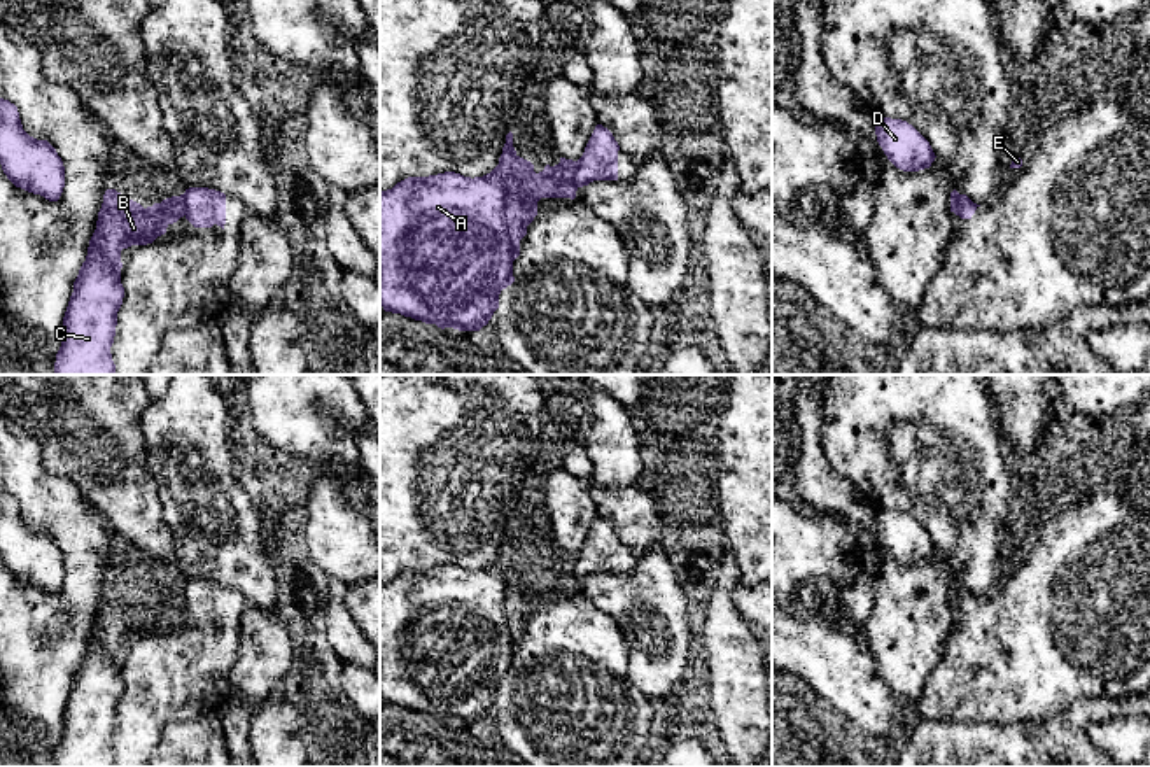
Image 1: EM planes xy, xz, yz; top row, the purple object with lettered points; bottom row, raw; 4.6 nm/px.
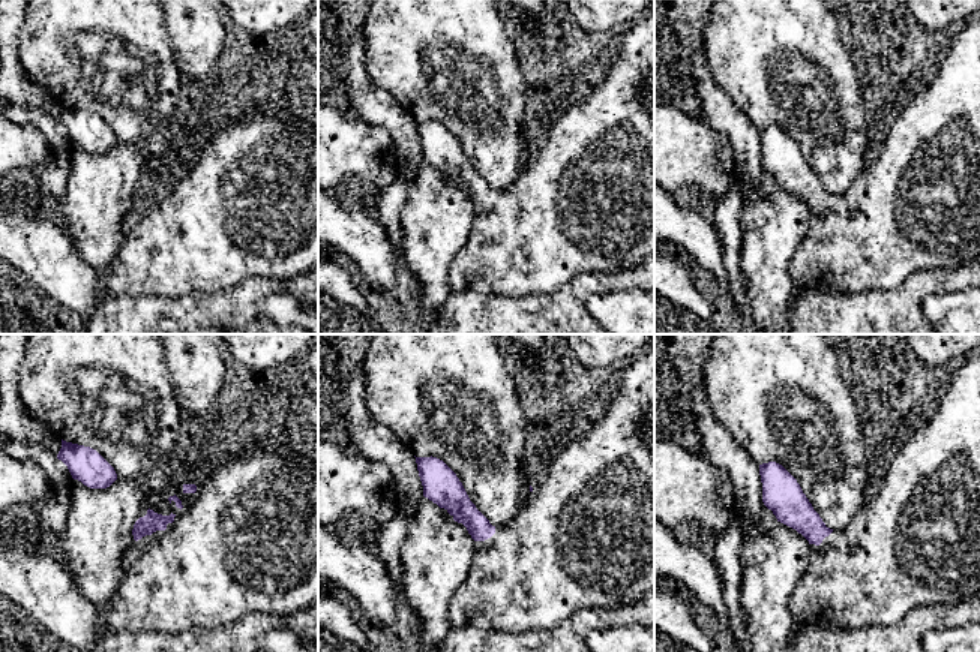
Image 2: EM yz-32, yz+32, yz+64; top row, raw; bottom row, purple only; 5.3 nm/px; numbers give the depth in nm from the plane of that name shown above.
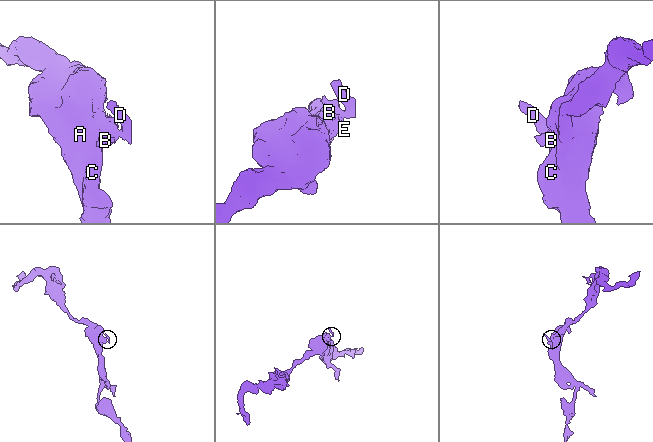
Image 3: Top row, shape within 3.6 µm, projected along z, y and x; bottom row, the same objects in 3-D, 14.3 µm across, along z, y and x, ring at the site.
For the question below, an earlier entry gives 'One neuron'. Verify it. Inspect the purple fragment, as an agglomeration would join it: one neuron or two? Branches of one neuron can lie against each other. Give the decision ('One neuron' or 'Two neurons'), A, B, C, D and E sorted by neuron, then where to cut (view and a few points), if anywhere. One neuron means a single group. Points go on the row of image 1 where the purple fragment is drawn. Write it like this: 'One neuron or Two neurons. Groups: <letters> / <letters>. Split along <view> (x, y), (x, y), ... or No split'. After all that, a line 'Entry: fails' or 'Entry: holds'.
Two neurons. Groups: A B C E / D. Split along xz (574, 161), (574, 182), (578, 186)
Entry: fails

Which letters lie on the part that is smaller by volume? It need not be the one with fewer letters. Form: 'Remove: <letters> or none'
Remove: D

